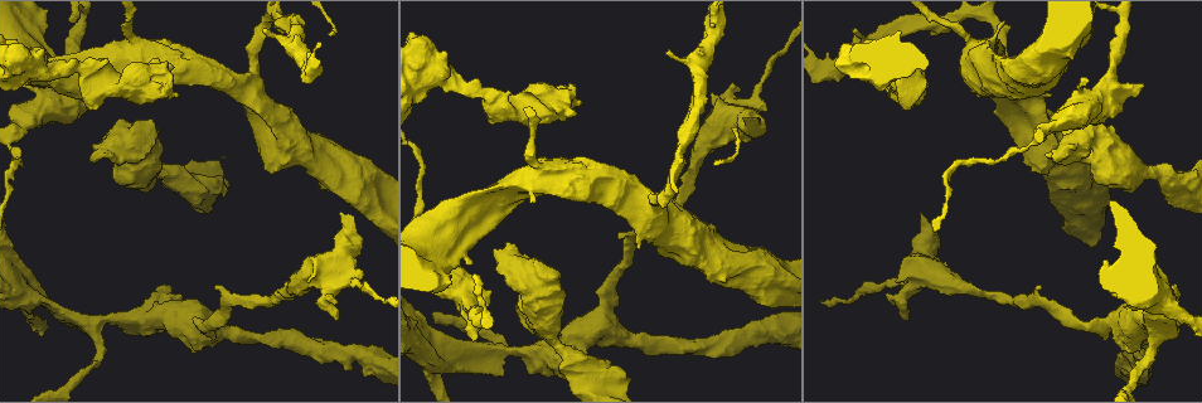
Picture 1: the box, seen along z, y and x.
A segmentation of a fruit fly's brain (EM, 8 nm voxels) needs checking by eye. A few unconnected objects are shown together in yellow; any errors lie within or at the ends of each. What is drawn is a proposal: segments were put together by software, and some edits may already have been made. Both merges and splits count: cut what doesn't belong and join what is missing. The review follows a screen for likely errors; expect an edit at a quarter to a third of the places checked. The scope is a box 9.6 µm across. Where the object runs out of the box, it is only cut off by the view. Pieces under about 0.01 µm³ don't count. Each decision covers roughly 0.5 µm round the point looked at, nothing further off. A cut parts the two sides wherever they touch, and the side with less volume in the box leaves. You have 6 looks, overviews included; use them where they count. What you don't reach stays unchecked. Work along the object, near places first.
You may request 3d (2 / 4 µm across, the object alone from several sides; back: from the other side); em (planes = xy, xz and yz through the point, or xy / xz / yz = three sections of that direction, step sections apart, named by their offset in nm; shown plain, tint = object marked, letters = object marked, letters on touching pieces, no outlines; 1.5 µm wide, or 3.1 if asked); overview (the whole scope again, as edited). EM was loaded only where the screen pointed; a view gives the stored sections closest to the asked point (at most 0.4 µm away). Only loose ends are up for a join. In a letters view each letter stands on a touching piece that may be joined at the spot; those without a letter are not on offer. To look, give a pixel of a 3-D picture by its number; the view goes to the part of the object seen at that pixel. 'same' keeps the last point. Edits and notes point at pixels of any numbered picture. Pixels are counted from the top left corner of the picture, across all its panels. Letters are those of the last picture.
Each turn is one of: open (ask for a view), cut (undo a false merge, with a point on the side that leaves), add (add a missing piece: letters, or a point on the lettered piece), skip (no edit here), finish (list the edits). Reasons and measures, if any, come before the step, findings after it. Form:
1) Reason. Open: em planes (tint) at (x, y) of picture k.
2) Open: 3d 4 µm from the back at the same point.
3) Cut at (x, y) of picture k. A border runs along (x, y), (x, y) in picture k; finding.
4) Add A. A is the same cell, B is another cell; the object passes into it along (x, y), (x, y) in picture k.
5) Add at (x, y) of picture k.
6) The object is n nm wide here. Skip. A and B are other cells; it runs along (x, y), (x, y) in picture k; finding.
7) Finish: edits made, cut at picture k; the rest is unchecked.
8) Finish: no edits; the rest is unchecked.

Thick end. Open: em planes (plain) at (97, 110) of picture 1.

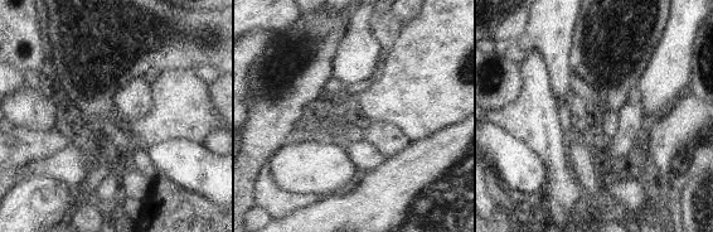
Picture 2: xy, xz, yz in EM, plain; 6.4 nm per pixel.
What lies round it. Open: em planes (letters) at the same point.

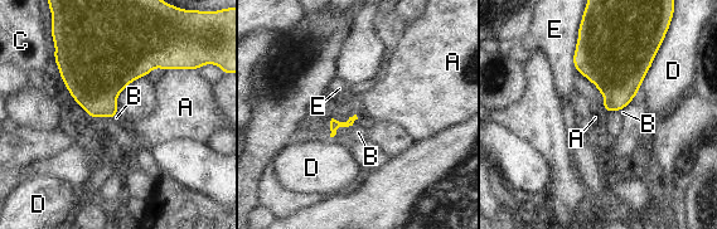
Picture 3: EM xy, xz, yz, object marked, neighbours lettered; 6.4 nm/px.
Skip. A, B, C, D and E are other cells; no lettered piece goes on from it.

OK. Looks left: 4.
Thin end. Open: em planes (letters) at (474, 275) of picture 1.

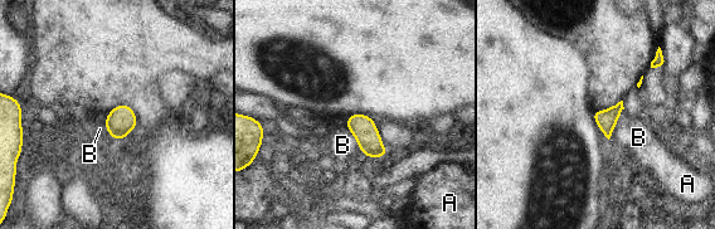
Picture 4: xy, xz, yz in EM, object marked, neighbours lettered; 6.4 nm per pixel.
Skip. A and B are other cells; a border runs along (623, 108), (608, 139) in picture 4; none of them fits.

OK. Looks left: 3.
Open: em planes (plain) at (536, 202) of picture 1.

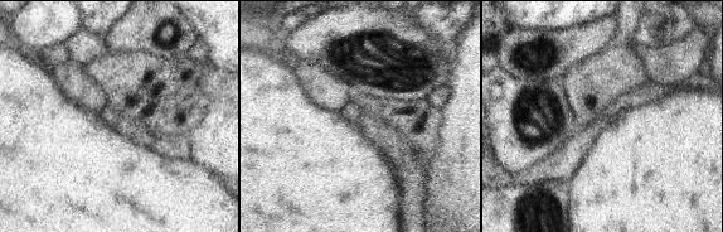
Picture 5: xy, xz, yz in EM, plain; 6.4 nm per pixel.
See the neighbours. Open: em planes (letters) at the same point.

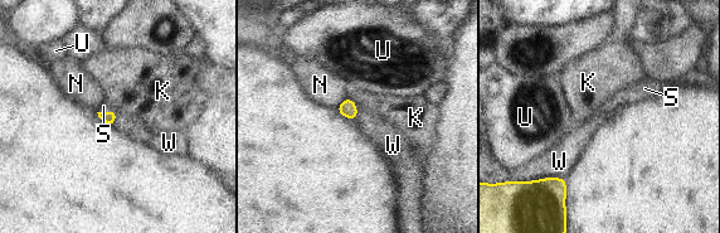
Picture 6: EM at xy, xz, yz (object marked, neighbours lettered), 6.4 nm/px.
Add S. S is the same cell, K, N, U and W are other cells; the object passes into it along (108, 117), (107, 112), (103, 106) in picture 6; it goes on there.

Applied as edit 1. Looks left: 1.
Finish: edits made, add at picture 6; the rest is unchecked.

